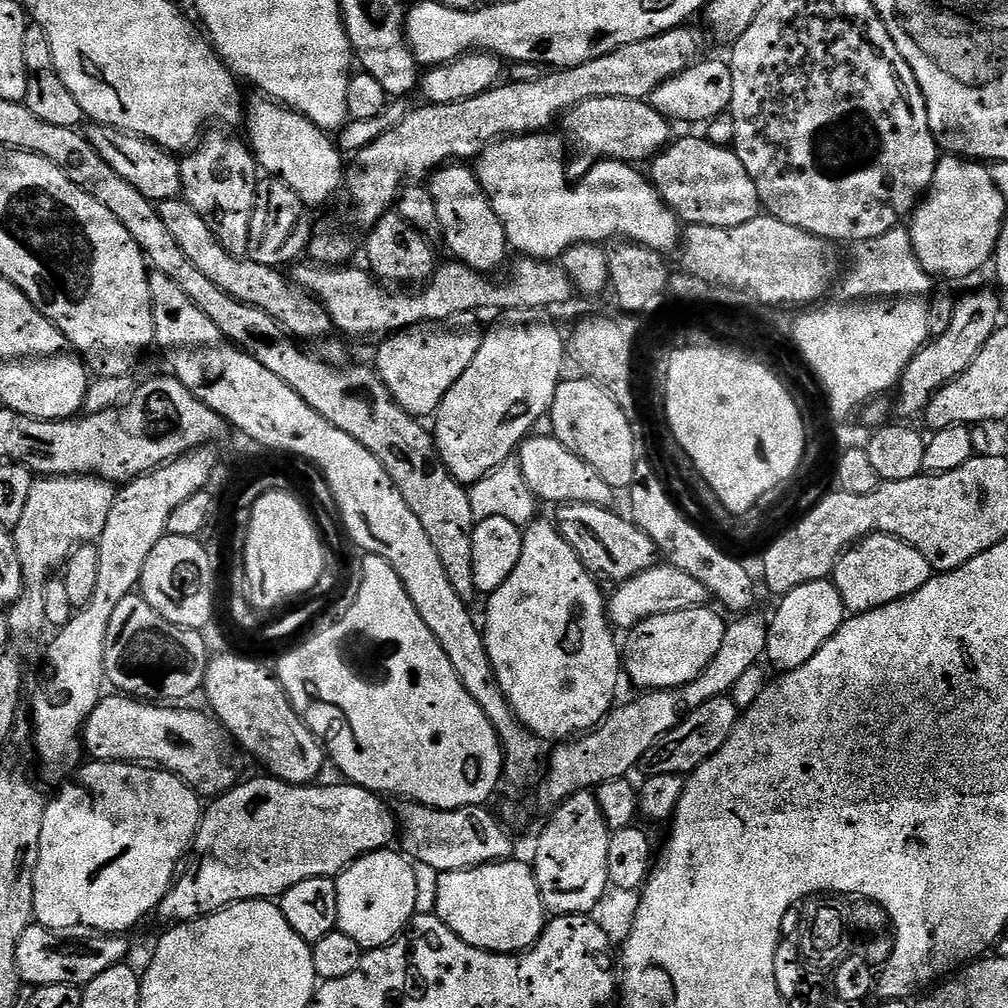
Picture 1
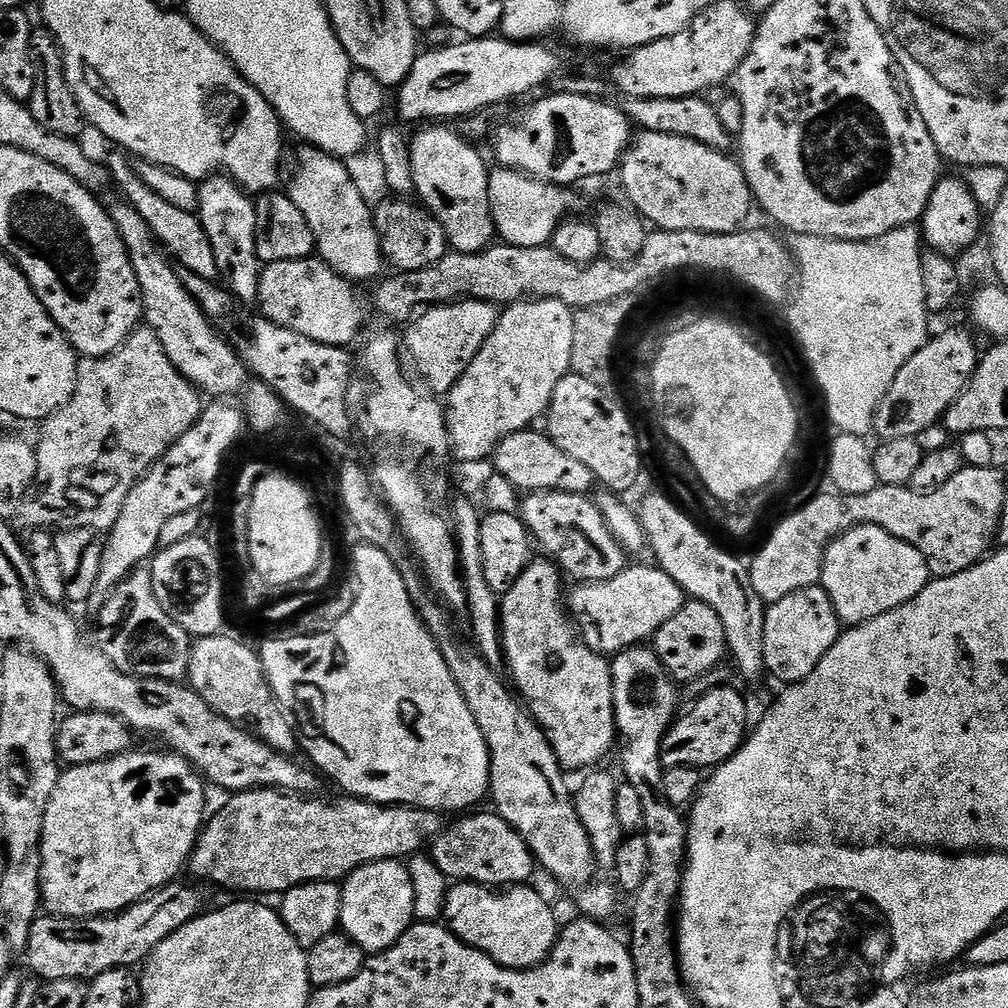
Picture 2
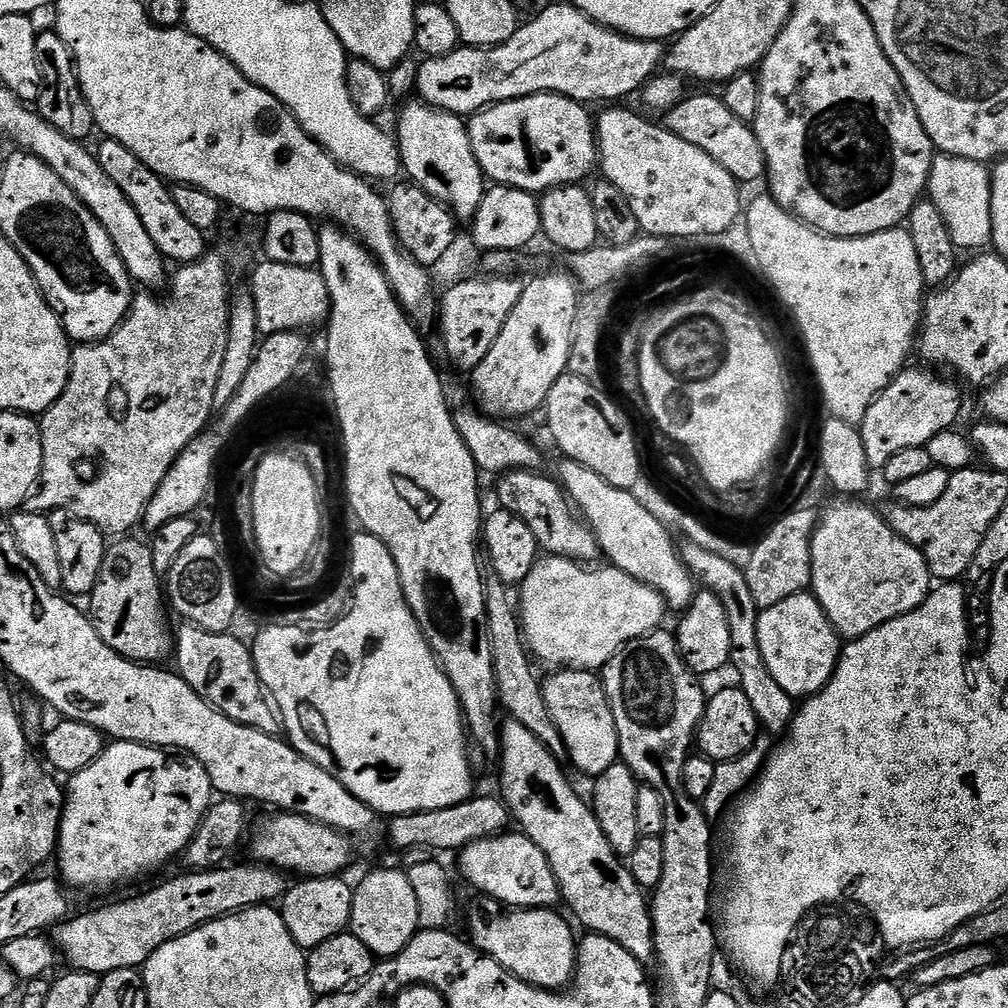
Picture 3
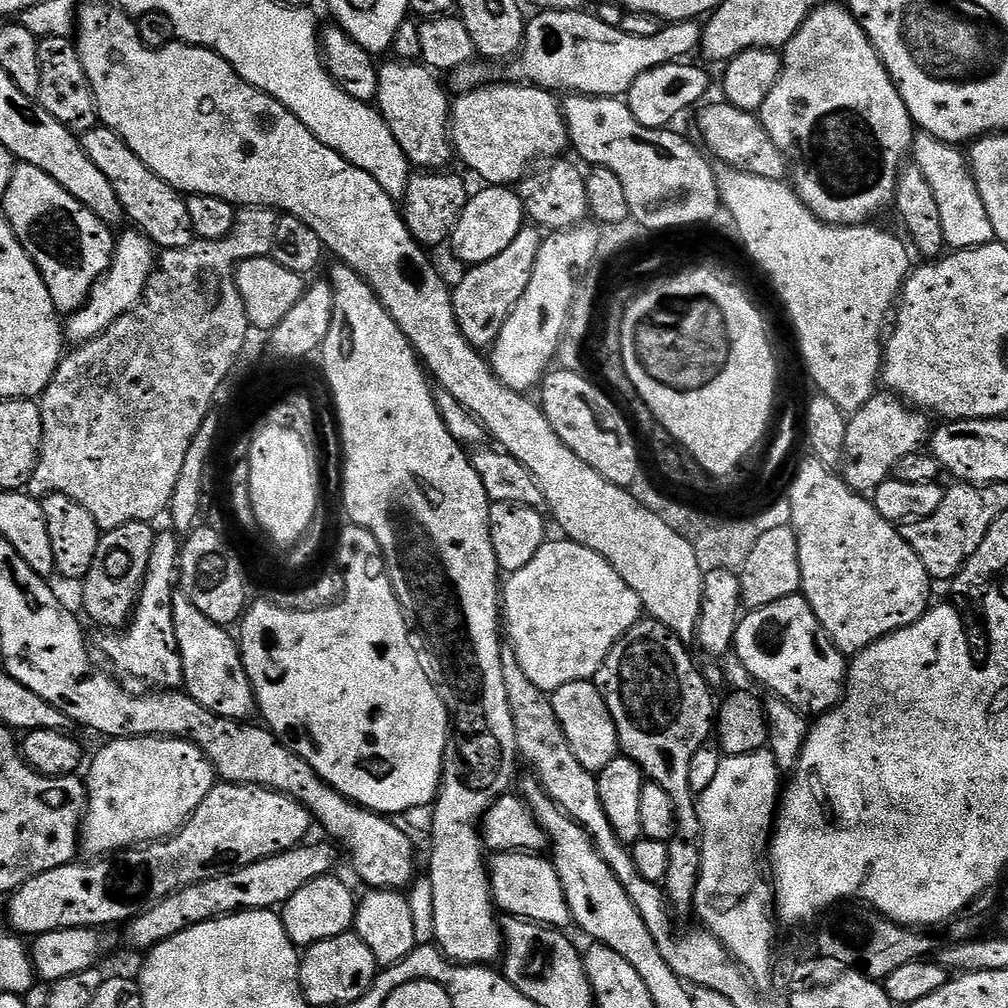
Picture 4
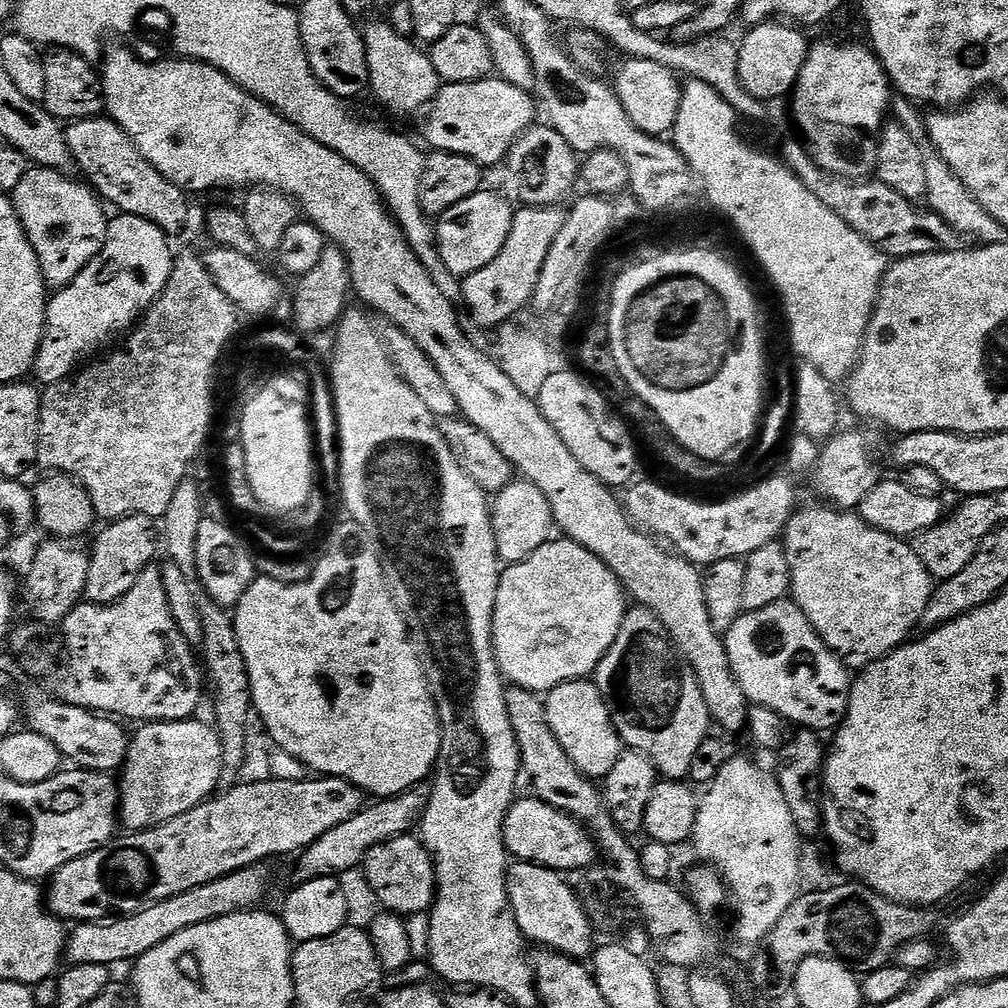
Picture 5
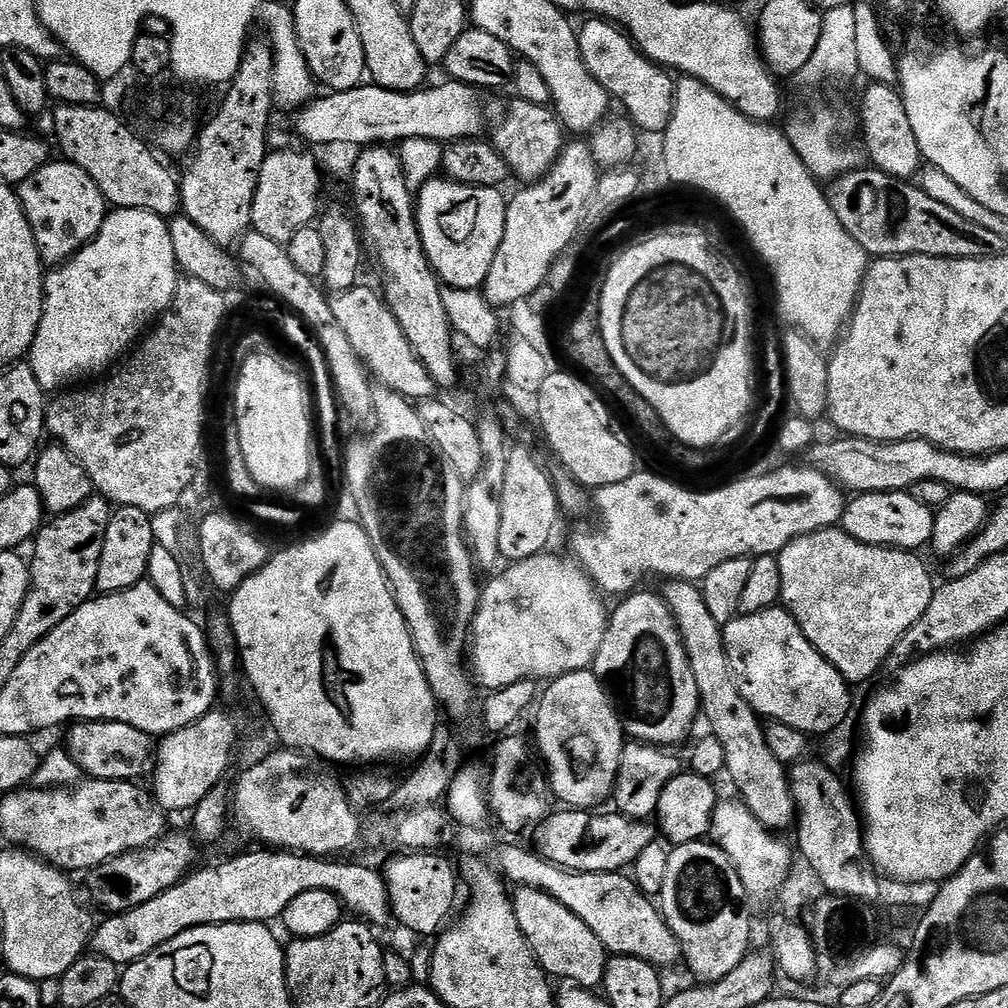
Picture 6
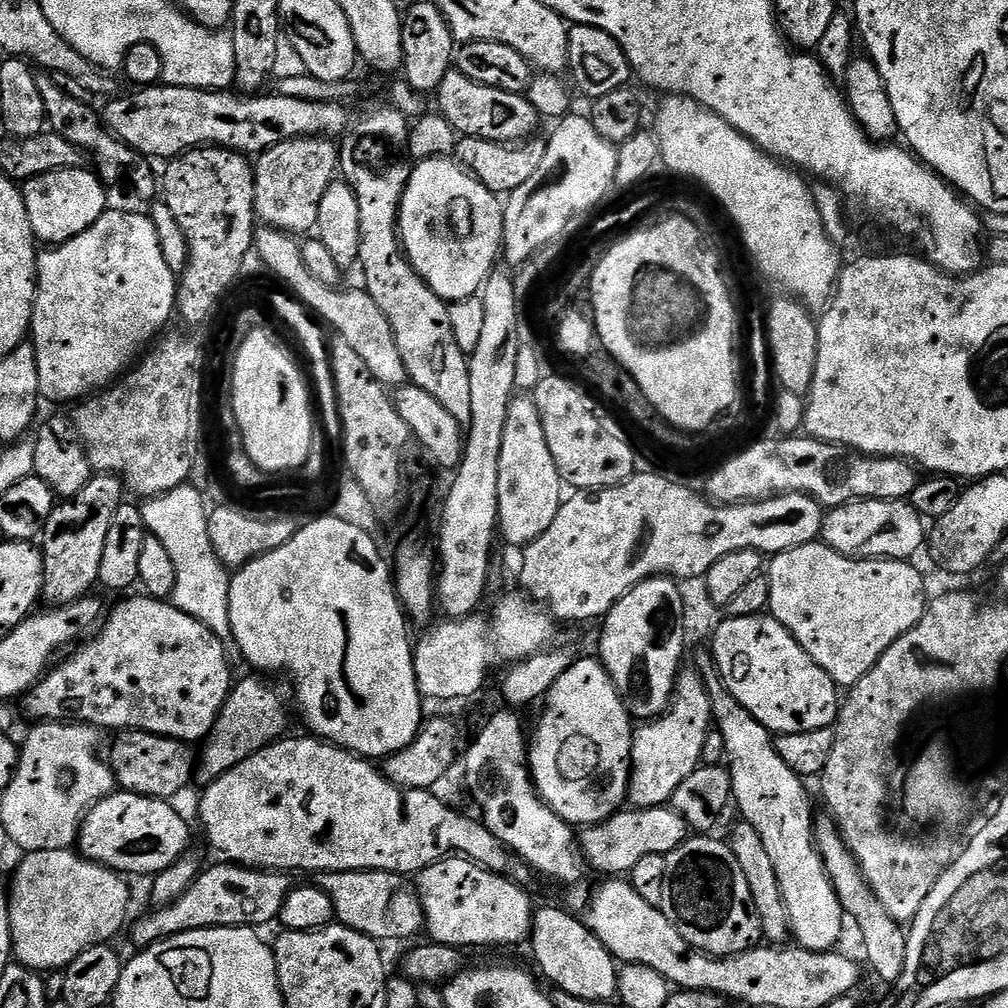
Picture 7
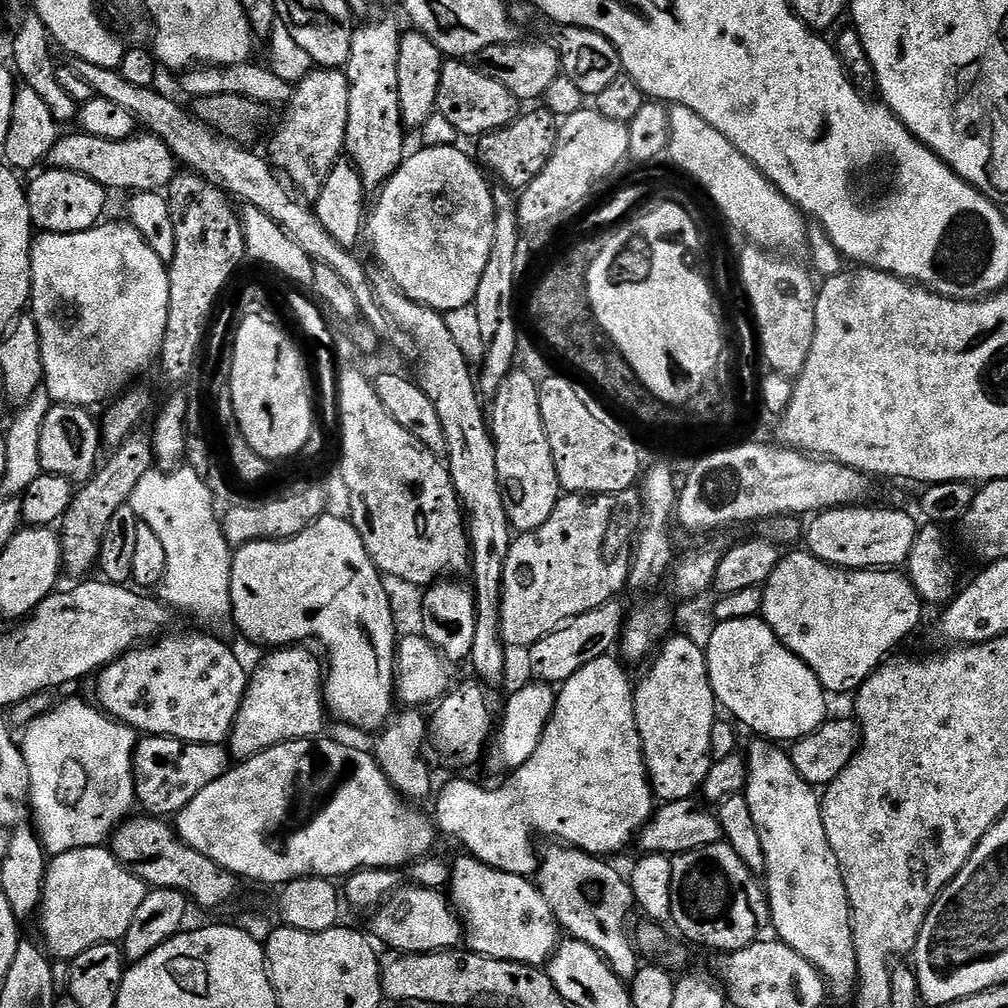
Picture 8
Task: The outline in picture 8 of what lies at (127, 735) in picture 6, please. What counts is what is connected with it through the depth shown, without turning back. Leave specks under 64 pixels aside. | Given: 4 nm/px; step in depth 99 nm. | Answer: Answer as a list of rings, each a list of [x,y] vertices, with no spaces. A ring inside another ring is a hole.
[[[144,736],[137,743],[132,759],[139,807],[149,816],[175,817],[191,802],[194,794],[202,794],[202,790],[206,790],[210,782],[222,778],[229,767],[230,752],[224,744],[191,744],[169,736]]]

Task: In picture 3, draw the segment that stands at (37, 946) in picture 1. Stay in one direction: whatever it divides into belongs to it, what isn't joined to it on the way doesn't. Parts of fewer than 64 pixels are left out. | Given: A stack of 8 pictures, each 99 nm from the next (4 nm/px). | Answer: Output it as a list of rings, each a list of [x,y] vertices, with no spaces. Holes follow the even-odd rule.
[[[259,862],[248,864],[229,863],[203,870],[185,871],[185,876],[176,876],[141,896],[132,896],[129,900],[120,900],[117,904],[108,904],[105,908],[96,908],[93,912],[84,912],[81,916],[61,920],[55,925],[54,943],[59,955],[68,959],[67,967],[77,972],[93,972],[101,978],[114,970],[123,968],[143,969],[144,964],[166,942],[178,938],[195,928],[201,928],[212,920],[220,920],[223,916],[231,916],[234,912],[245,912],[248,908],[267,905],[283,897],[286,891],[285,873],[278,868],[265,866]]]

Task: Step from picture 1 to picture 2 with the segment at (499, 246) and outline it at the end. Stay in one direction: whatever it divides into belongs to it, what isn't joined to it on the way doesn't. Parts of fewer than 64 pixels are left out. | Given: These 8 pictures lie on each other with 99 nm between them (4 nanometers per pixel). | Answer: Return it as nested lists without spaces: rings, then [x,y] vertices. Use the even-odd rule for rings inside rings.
[[[452,126],[421,128],[424,129],[410,140],[415,195],[419,203],[438,218],[438,222],[442,222],[451,251],[483,252],[497,239],[488,189],[490,168],[484,165],[479,150],[467,144]]]

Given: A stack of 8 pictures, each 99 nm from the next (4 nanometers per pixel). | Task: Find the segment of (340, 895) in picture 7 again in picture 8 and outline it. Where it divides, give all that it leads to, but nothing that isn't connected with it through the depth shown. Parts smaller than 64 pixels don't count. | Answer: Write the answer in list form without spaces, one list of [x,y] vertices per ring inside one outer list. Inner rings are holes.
[[[401,886],[376,909],[371,920],[371,935],[398,952],[447,952],[462,944],[461,917],[449,897],[435,888]]]

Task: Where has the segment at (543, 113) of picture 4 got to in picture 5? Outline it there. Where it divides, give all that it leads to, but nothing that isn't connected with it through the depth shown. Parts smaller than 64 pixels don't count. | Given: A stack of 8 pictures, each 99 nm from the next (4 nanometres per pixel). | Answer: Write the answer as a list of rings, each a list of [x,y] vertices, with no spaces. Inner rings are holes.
[[[499,78],[444,84],[423,117],[425,118],[424,140],[429,144],[427,146],[429,149],[462,154],[466,158],[475,160],[481,166],[496,164],[499,160],[501,163],[511,150],[512,143],[537,123],[536,112],[538,116],[538,104],[532,92],[522,90]]]

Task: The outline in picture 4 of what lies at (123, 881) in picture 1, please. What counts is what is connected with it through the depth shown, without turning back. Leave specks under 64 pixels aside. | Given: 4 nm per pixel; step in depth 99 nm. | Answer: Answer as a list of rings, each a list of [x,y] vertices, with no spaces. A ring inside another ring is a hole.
[[[112,738],[87,765],[88,811],[82,822],[82,848],[92,858],[172,836],[217,783],[208,755],[188,738]]]

